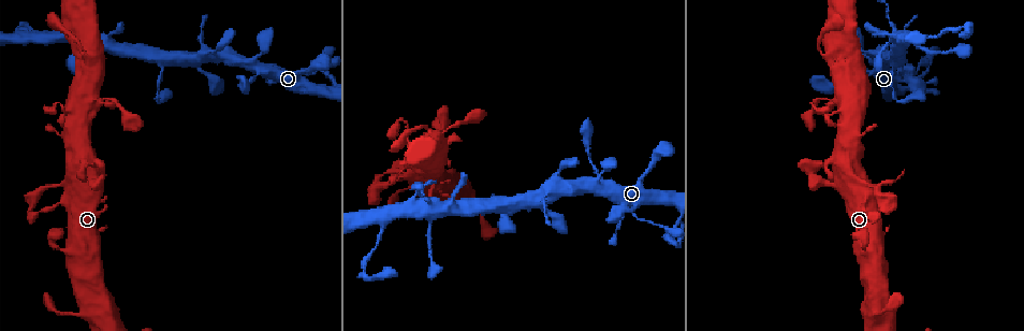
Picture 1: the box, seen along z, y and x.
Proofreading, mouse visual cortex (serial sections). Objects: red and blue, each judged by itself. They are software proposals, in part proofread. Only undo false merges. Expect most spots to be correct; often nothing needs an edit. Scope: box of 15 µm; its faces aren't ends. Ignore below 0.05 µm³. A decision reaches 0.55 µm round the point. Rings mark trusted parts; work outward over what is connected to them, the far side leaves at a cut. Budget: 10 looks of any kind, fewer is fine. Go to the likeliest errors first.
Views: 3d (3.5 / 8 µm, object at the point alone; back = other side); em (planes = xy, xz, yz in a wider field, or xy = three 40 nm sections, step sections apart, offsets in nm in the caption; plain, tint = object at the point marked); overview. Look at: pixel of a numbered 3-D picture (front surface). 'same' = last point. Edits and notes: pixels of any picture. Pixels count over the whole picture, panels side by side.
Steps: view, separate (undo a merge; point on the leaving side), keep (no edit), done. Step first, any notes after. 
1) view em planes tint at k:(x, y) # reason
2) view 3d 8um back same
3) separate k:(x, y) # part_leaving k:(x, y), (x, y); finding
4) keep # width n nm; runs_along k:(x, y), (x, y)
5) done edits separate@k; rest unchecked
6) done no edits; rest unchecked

view 3d 3.5um at 1:(66, 111) # sudden change in width

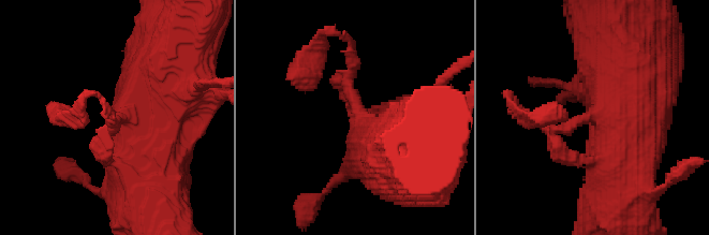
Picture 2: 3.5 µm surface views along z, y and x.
view em xy step 2 plain at 2:(588, 117)

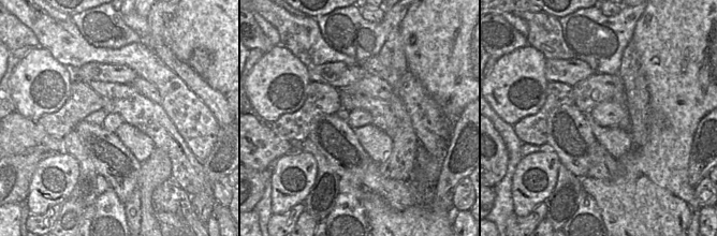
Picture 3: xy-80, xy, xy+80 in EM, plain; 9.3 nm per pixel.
view em xy step 2 tint same # where the object lies

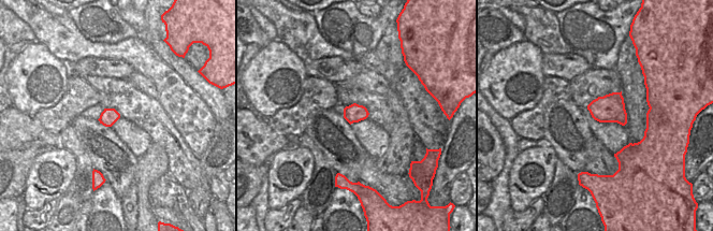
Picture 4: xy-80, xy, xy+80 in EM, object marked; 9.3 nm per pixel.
keep # runs_along 2:(389, 148), (350, 96), (350, 52); continuous, no second cell

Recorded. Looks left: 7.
view 3d 8um at 1:(883, 70) # a narrow waist

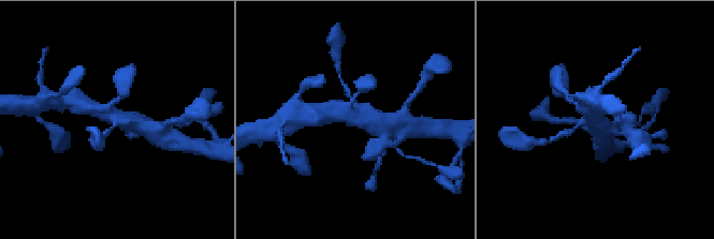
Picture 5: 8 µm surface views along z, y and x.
view em xy step 2 tint at 5:(595, 117) # arms 4; arm_widths 150, 250, 500, 500 nm; now the EM

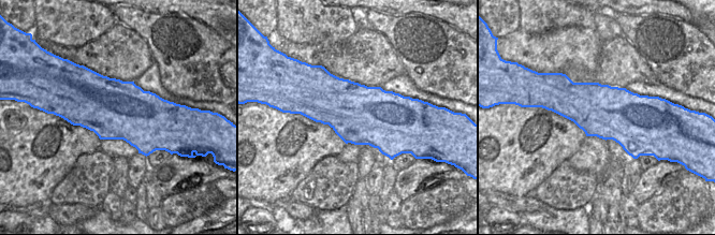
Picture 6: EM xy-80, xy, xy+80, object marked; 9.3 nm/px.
keep # runs_along 5:(146, 128), (89, 106); all the same cell

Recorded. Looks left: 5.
view 3d 3.5um at 1:(429, 203) # abrupt turn

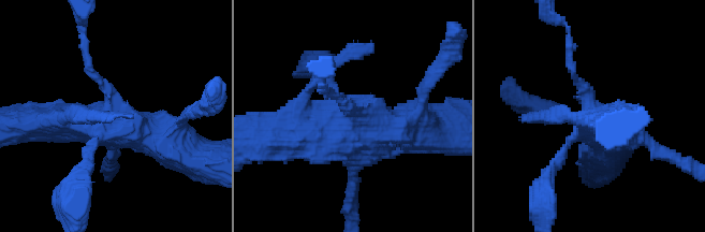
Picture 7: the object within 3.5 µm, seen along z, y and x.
view em xy step 1 tint at 7:(105, 129) # need the tissue

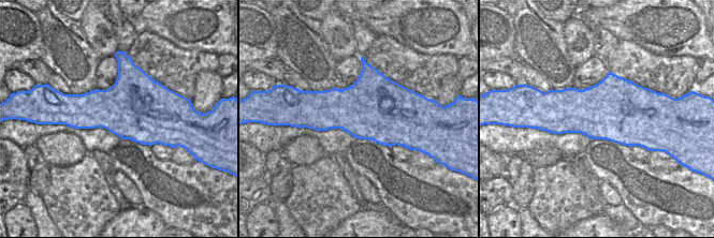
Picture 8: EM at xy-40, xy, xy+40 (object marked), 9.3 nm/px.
keep # runs_along 7:(172, 143), (105, 124), (29, 124); one cell here

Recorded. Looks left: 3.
view 3d 3.5um at 1:(878, 310) # thick turns thin

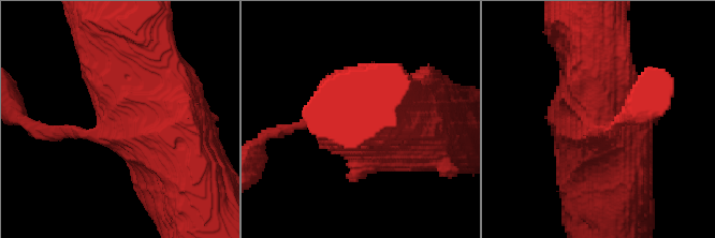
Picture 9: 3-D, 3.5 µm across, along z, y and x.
keep # continuous, no second cell

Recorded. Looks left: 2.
done no edits; rest unchecked

